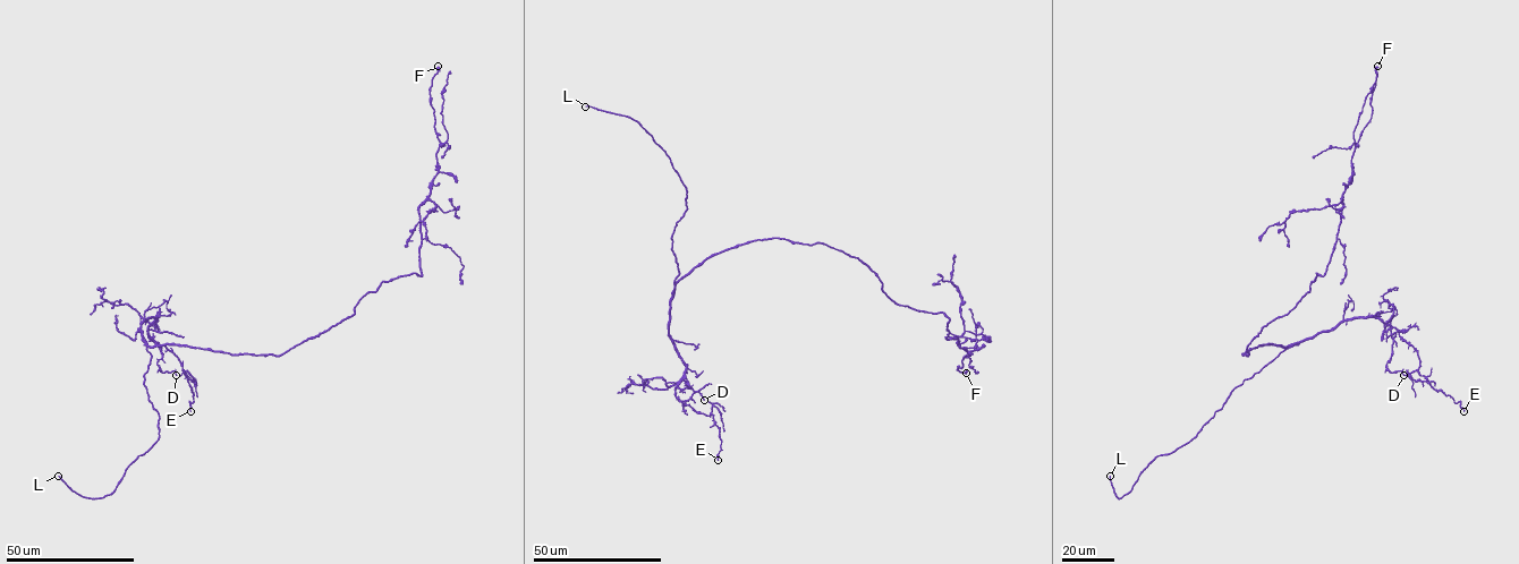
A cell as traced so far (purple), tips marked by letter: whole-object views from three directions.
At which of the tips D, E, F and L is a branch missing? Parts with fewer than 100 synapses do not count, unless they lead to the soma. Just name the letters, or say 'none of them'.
L

